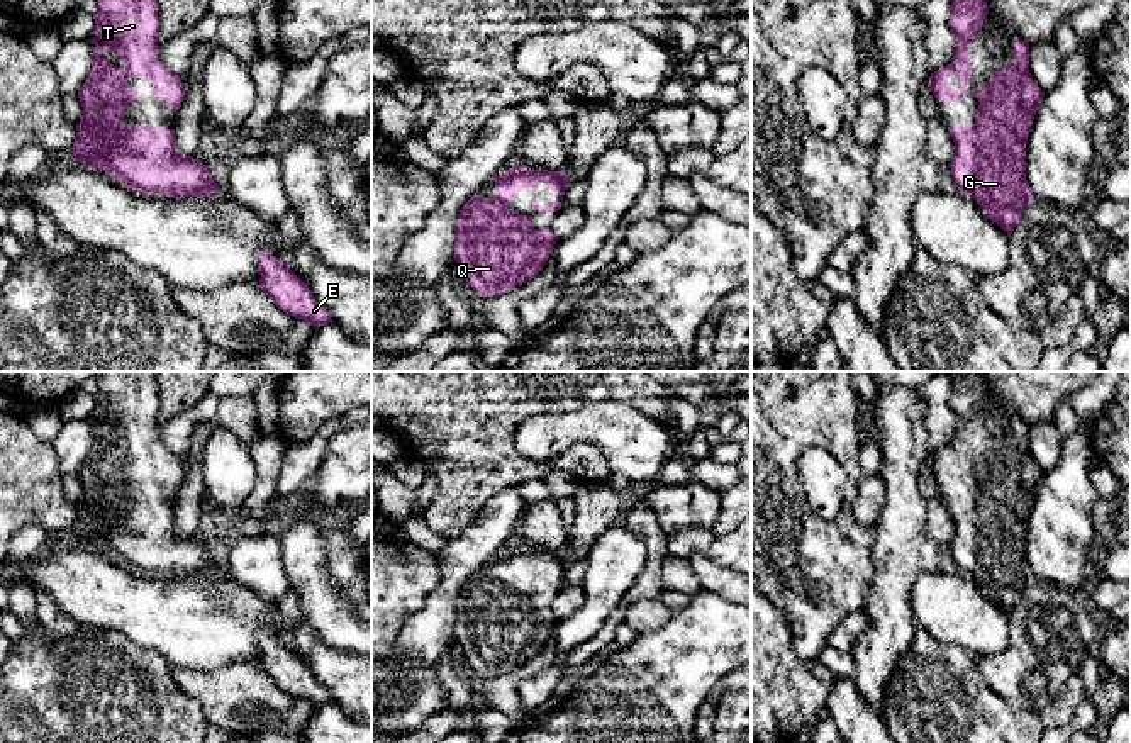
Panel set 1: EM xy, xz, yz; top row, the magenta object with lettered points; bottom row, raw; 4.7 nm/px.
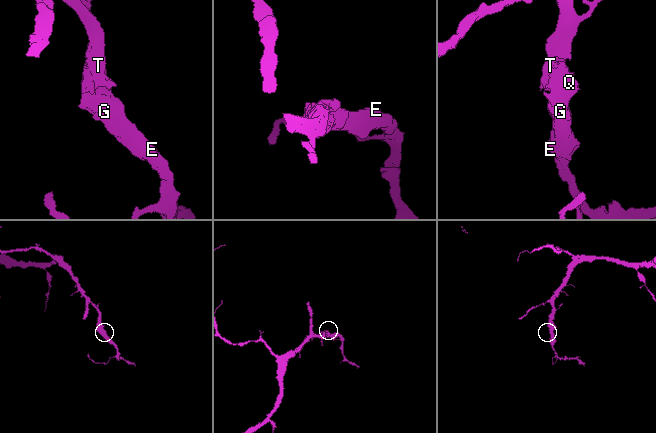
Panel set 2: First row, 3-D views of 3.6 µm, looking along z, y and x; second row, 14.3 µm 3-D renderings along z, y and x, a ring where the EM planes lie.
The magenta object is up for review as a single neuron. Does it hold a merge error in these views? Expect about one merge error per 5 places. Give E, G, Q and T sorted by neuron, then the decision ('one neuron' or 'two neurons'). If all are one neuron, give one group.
groups E G Q T; one neuron

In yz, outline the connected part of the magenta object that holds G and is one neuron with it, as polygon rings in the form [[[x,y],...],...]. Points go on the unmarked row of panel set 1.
[[[956,372],[951,378],[950,407],[955,416],[955,438],[950,444],[931,453],[929,468],[936,482],[960,482],[963,473],[973,473],[978,480],[978,492],[973,506],[948,507],[955,536],[950,543],[951,556],[958,570],[970,575],[983,590],[985,597],[1000,606],[1009,616],[1021,602],[1026,589],[1034,582],[1034,573],[1026,560],[1026,524],[1036,489],[1045,472],[1033,460],[1029,451],[1029,424],[1017,417],[1012,429],[1014,448],[1002,446],[992,460],[978,472],[968,470],[972,444],[968,427],[980,416],[989,385],[982,372]]]

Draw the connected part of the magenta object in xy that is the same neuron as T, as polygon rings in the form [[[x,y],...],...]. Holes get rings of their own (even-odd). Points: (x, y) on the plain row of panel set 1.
[[[102,372],[93,399],[95,433],[90,456],[78,472],[83,499],[76,504],[76,519],[71,528],[75,541],[100,548],[127,568],[141,573],[173,578],[219,575],[222,568],[214,561],[207,546],[193,536],[183,536],[176,531],[175,509],[164,511],[122,502],[125,489],[139,480],[139,470],[127,465],[131,456],[151,461],[153,473],[171,489],[180,489],[185,478],[181,458],[168,450],[156,434],[159,411],[156,372]],[[103,429],[114,433],[125,450],[122,451],[107,441],[102,436]]]

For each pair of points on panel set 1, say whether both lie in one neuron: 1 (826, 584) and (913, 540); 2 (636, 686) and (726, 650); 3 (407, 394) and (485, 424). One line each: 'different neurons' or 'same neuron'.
1: different neurons
2: same neuron
3: same neuron

